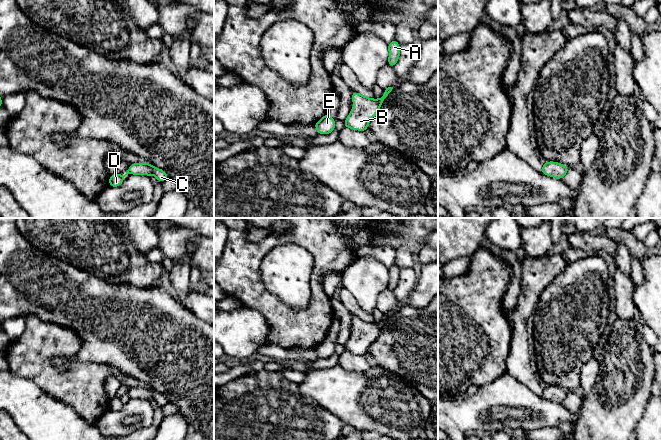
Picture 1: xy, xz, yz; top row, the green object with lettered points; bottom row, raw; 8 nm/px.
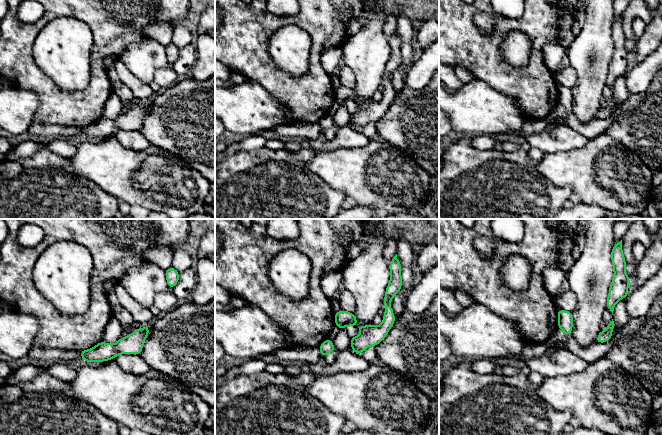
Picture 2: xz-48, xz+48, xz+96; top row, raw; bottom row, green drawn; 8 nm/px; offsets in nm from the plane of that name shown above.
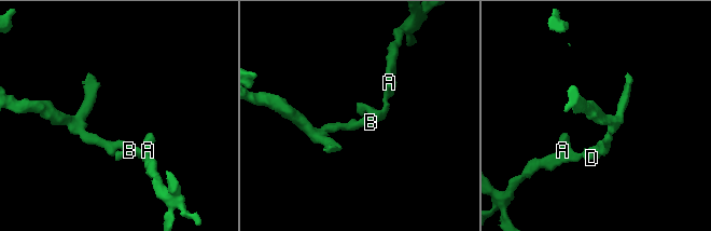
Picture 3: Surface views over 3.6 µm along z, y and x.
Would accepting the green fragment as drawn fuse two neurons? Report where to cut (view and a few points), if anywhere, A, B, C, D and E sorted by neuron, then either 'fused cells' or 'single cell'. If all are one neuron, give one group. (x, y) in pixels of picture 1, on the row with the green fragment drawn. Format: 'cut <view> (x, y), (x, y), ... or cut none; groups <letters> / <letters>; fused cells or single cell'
cut none; groups A B C D E; single cell

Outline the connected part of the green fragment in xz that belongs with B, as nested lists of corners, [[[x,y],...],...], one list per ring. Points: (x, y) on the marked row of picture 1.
[[[393,87],[384,89],[384,94],[380,99],[371,99],[355,91],[352,91],[352,101],[354,107],[348,117],[343,122],[345,127],[353,130],[366,131],[370,120],[375,117],[382,105],[382,102],[388,97]]]

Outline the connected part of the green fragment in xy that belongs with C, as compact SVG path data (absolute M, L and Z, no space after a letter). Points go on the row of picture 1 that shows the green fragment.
M143 162L143 163L133 163L133 164L130 164L130 167L129 169L127 170L126 174L125 175L121 175L121 174L118 174L118 173L114 173L110 176L109 178L109 186L112 186L112 187L119 187L123 181L124 181L124 177L127 175L127 174L134 174L134 175L147 175L147 176L150 176L150 175L154 175L157 180L159 182L164 182L166 179L168 179L168 175L166 174L166 172L162 169L159 169L159 168L156 168L154 167L153 165L147 163L147 162Z

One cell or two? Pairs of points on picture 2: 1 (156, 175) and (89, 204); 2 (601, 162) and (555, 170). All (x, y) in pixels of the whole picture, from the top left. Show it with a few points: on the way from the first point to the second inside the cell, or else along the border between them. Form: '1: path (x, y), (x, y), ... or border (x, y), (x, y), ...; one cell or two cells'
1: border (91, 181), (119, 201); two cells
2: path (590, 168), (566, 168); one cell

